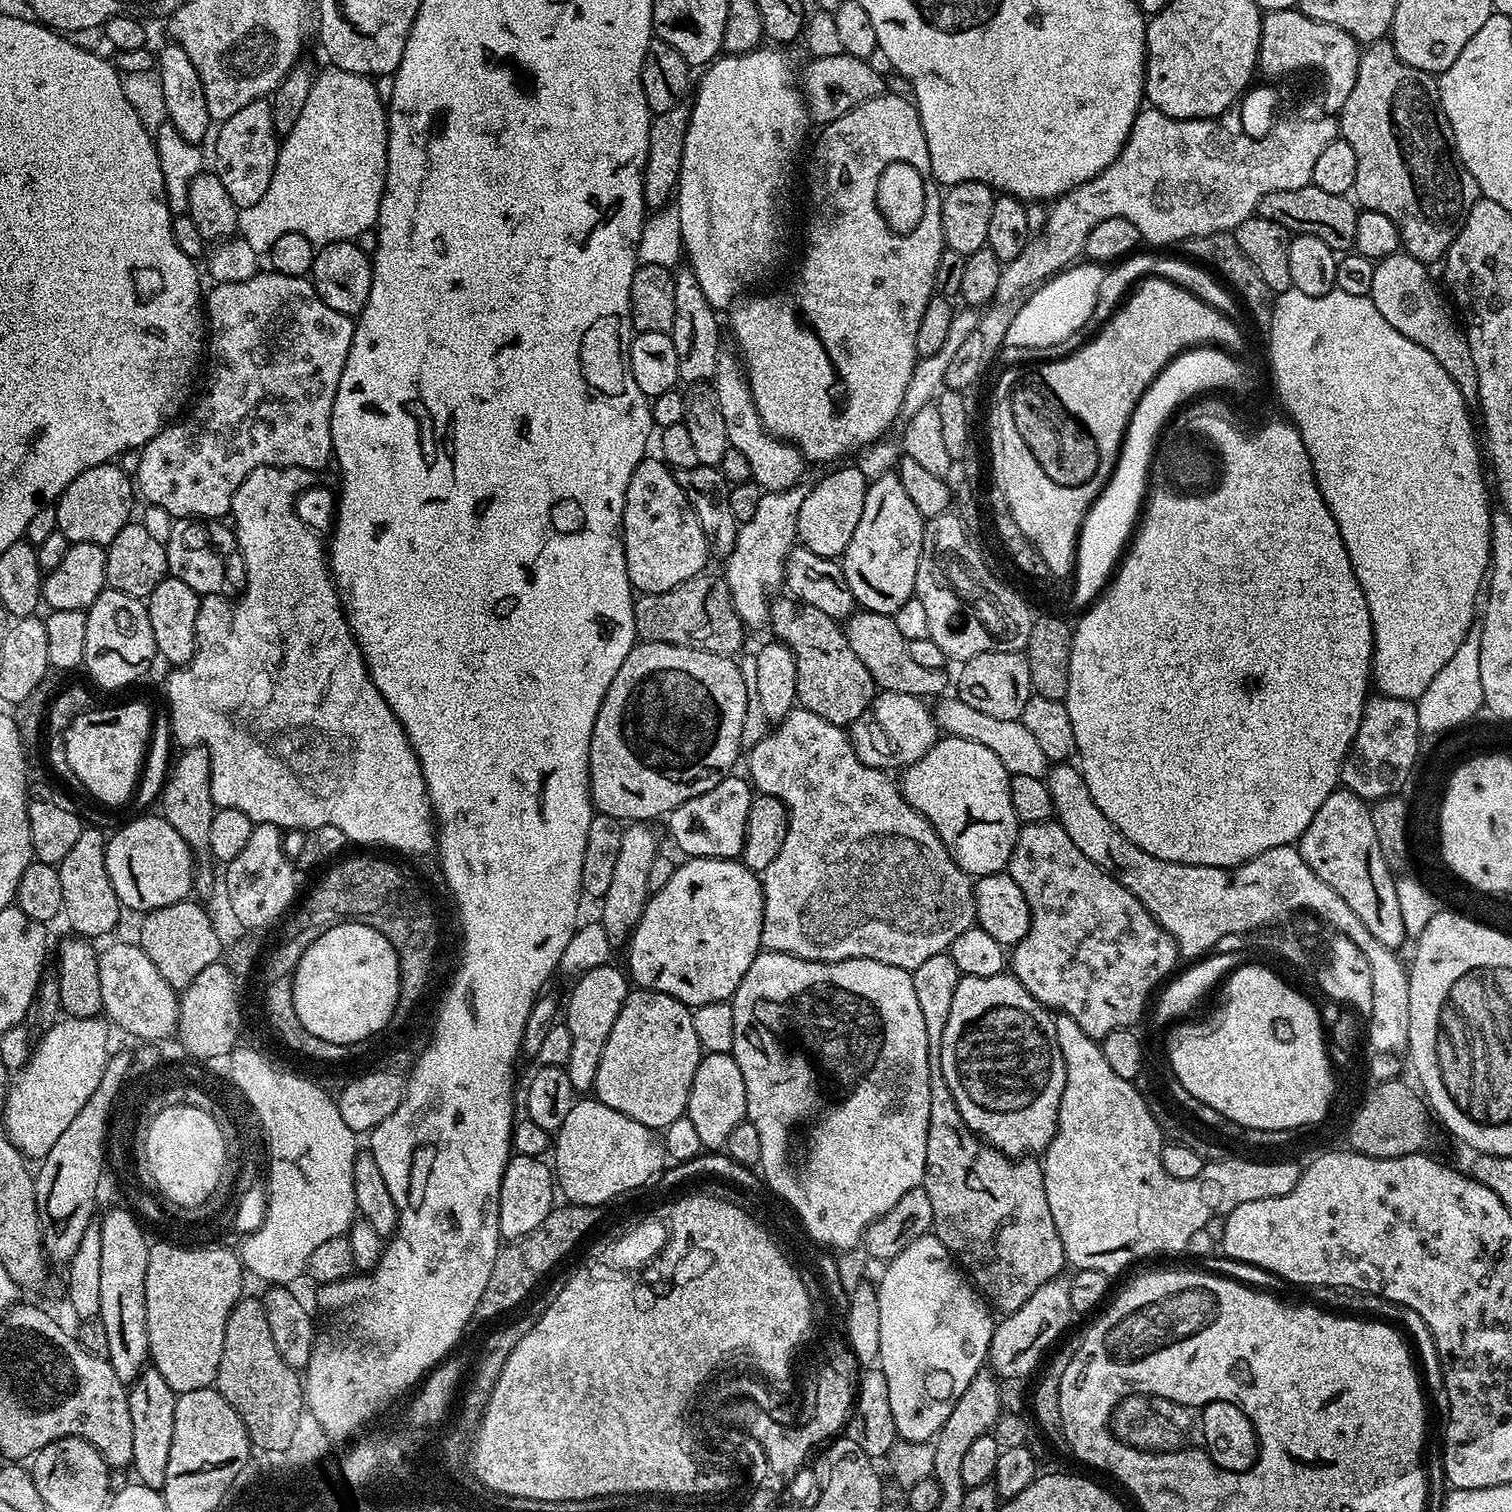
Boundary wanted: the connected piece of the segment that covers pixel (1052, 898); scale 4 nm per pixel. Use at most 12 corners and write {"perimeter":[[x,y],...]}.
{"perimeter":[[1059,822],[1006,871],[1011,975],[1091,1040],[1136,1026],[1176,939]]}

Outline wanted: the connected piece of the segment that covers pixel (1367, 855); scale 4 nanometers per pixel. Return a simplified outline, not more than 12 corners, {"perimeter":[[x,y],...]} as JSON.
{"perimeter":[[1347,790],[1318,806],[1298,847],[1393,950],[1405,943],[1394,873],[1371,810]]}

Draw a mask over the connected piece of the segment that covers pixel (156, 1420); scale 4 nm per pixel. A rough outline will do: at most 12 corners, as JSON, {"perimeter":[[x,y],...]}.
{"perimeter":[[151,1366],[128,1388],[135,1479],[163,1489],[177,1393]]}

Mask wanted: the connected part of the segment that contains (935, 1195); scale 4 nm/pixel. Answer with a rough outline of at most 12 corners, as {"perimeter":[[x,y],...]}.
{"perimeter":[[929,1055],[934,1235],[1007,1314],[1066,1268],[1044,1166],[971,1132]]}

